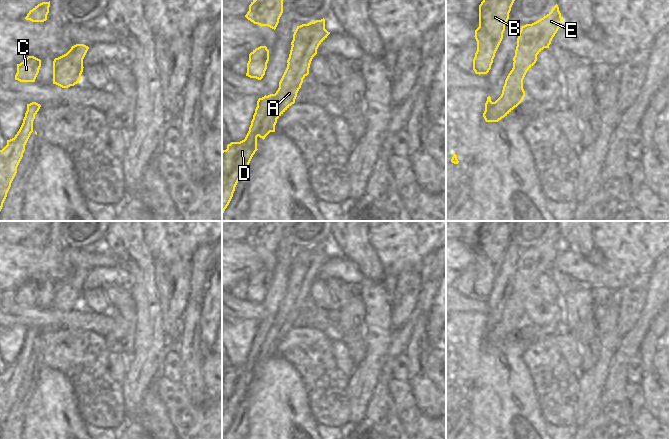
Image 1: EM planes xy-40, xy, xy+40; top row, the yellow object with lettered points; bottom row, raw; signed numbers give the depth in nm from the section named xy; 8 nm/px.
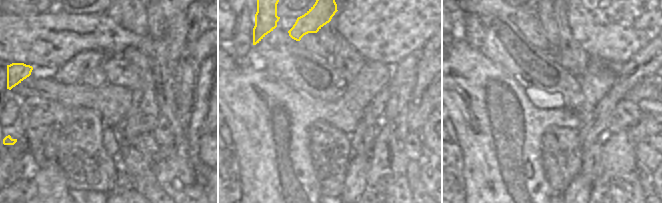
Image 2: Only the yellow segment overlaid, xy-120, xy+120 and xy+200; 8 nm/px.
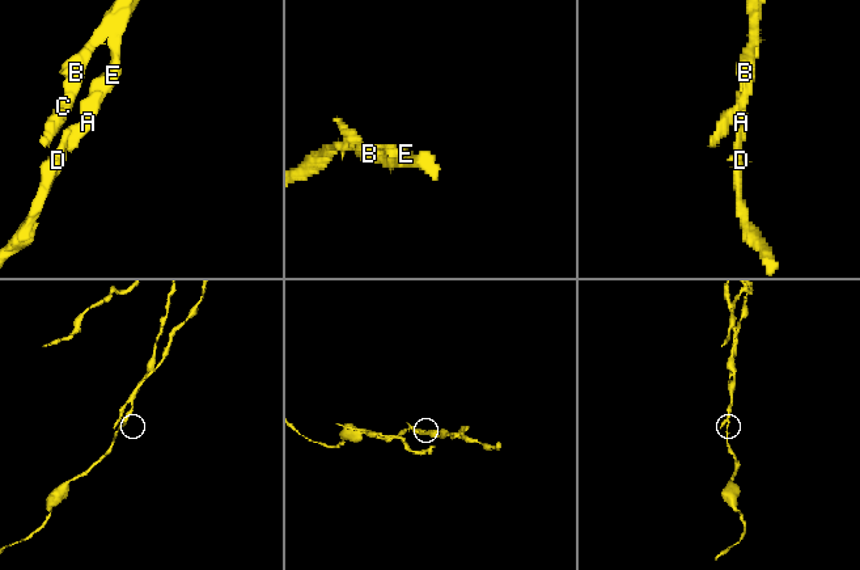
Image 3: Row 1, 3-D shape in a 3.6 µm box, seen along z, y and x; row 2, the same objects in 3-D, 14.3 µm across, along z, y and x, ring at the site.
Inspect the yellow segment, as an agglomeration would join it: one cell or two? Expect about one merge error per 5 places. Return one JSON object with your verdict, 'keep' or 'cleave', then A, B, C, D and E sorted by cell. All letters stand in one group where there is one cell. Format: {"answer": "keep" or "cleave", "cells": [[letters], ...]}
{"answer": "cleave", "cells": [["A", "B", "C", "E"], ["D"]]}

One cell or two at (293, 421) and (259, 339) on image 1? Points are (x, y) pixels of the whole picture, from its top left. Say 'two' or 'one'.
two

